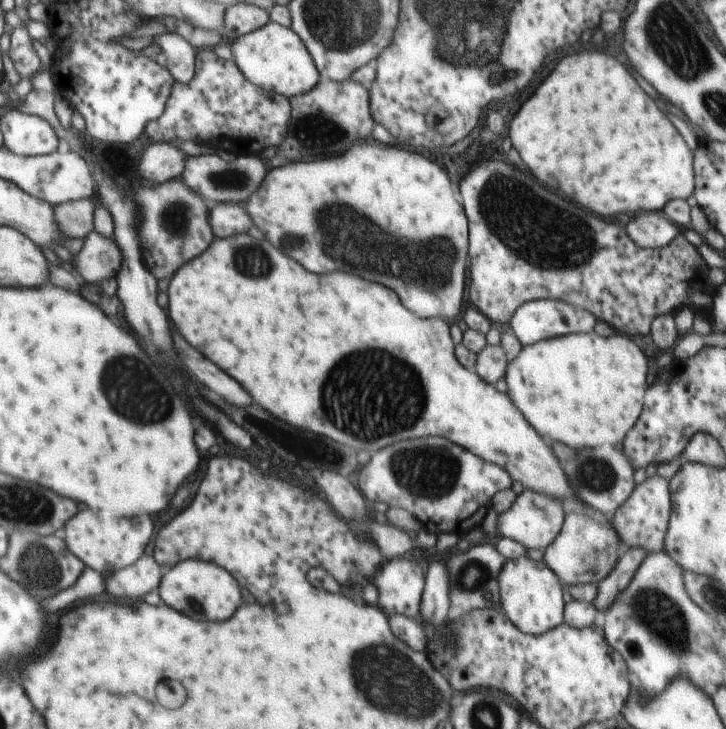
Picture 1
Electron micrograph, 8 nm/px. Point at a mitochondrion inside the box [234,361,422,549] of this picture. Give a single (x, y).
(336, 452)

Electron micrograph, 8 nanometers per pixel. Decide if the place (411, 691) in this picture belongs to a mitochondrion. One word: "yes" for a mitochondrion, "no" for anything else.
yes

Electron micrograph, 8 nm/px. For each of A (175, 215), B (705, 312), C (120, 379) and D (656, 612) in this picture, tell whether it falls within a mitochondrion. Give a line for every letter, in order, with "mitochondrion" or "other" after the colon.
A: mitochondrion
B: other
C: mitochondrion
D: mitochondrion

